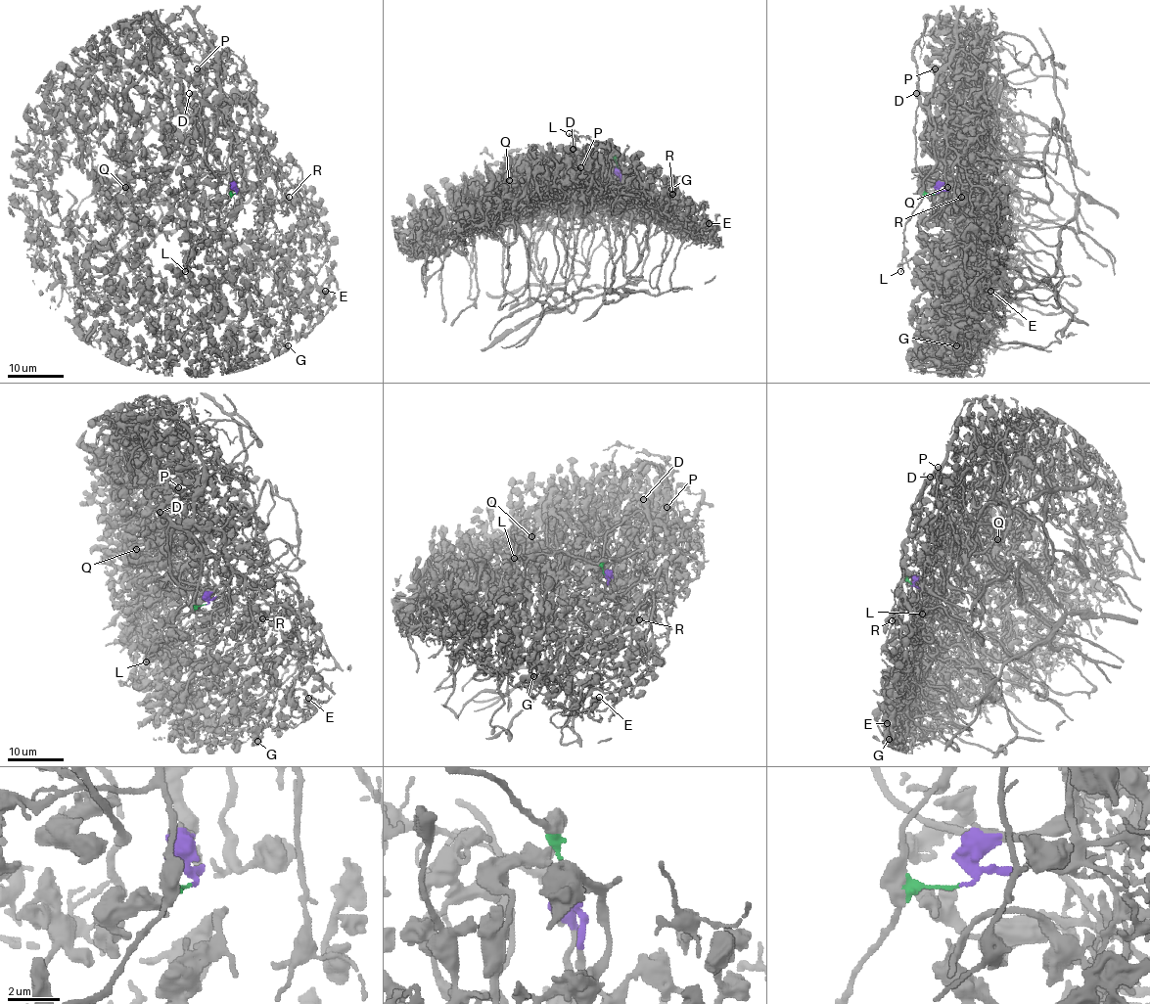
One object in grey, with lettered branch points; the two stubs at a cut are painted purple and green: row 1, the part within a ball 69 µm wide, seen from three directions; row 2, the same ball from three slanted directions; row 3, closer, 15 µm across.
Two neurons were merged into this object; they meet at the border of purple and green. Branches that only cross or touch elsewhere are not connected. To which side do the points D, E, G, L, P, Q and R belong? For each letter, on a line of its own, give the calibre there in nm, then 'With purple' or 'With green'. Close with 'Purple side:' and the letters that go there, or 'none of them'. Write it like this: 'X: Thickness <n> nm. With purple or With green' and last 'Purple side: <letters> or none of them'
D: Thickness 550 nm. With green
E: Thickness 440 nm. With purple
G: Thickness 650 nm. With purple
L: Thickness 140 nm. With green
P: Thickness 600 nm. With purple
Q: Thickness 220 nm. With purple
R: Thickness 440 nm. With purple
Purple side: E, G, P, Q, R

